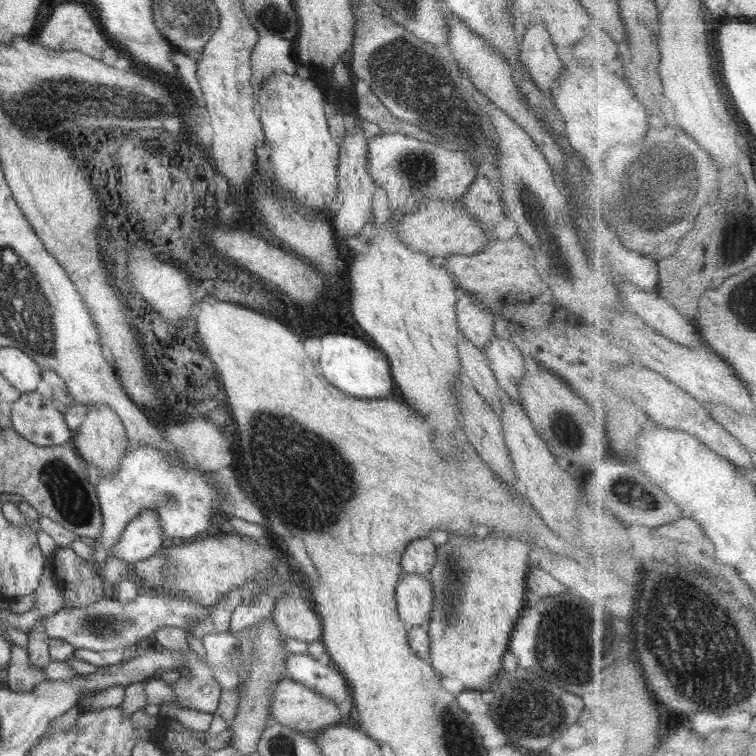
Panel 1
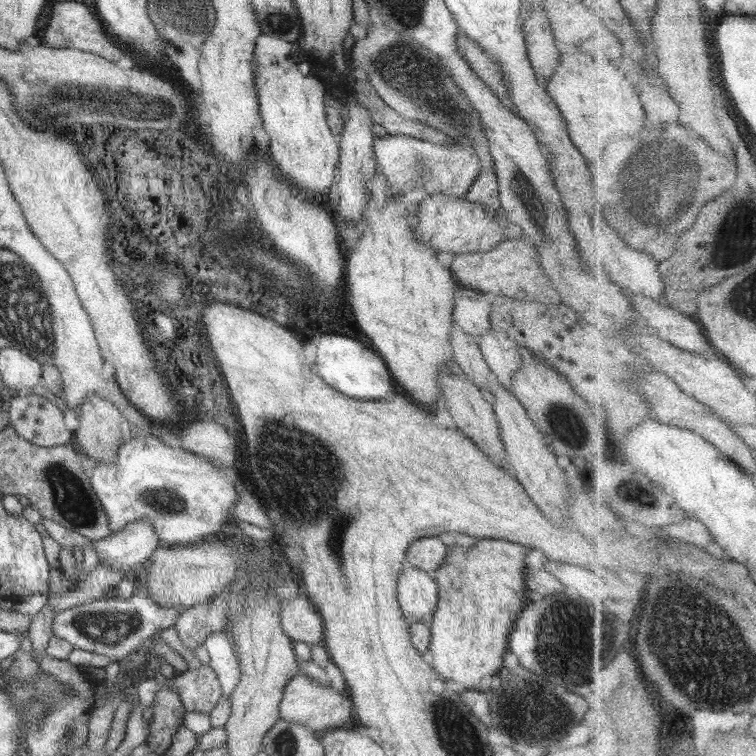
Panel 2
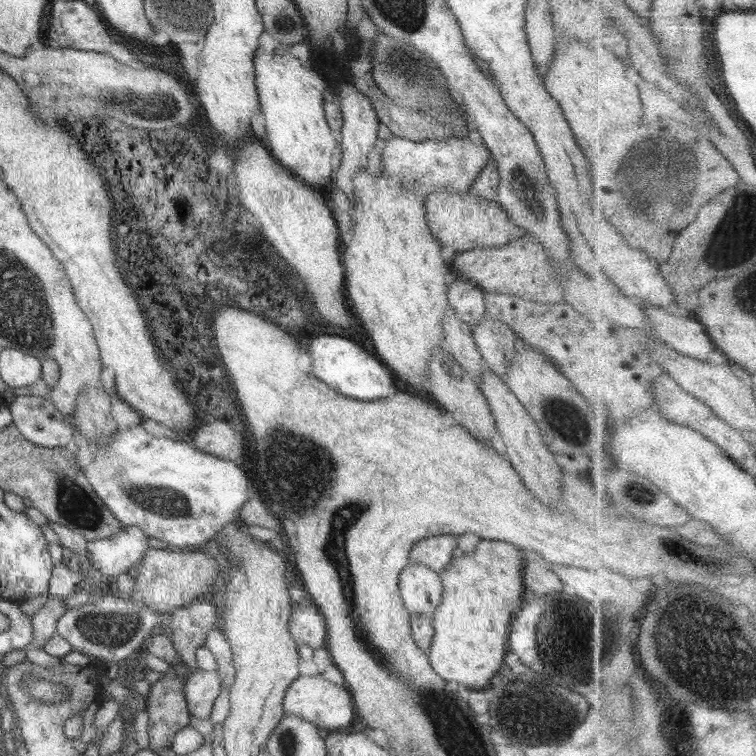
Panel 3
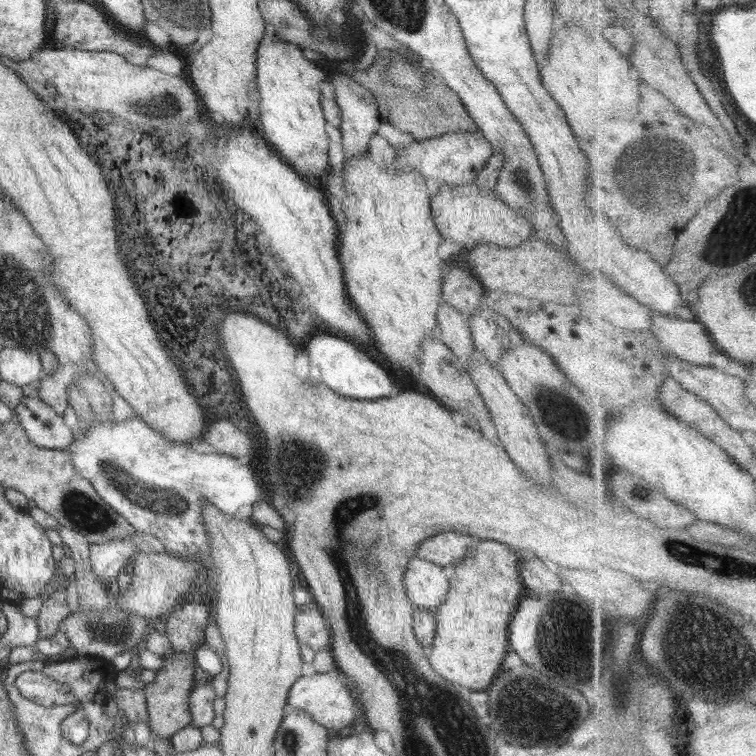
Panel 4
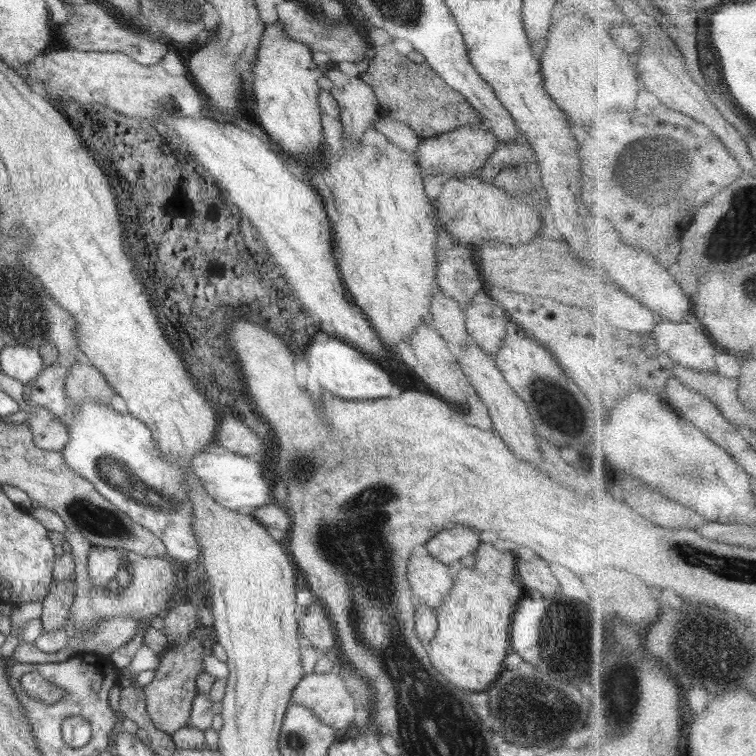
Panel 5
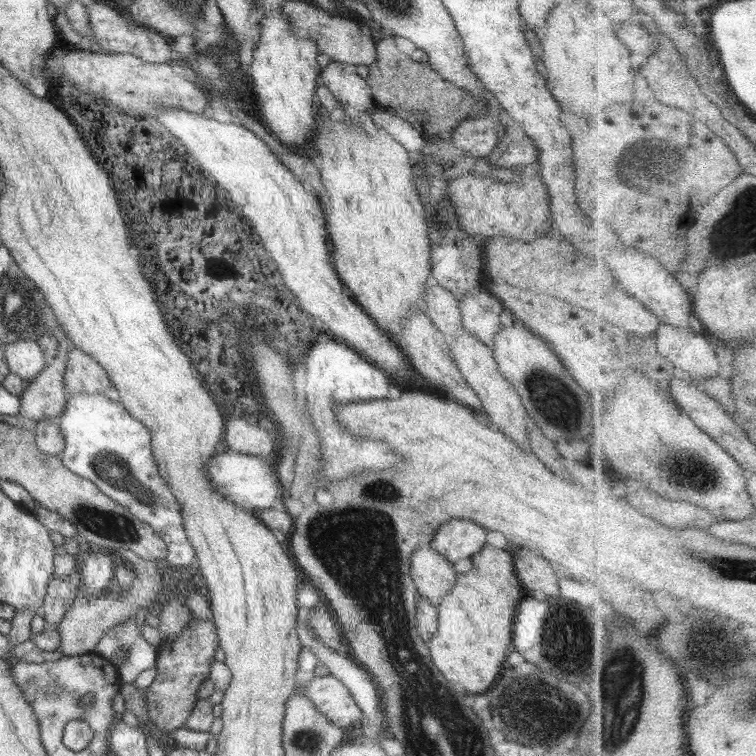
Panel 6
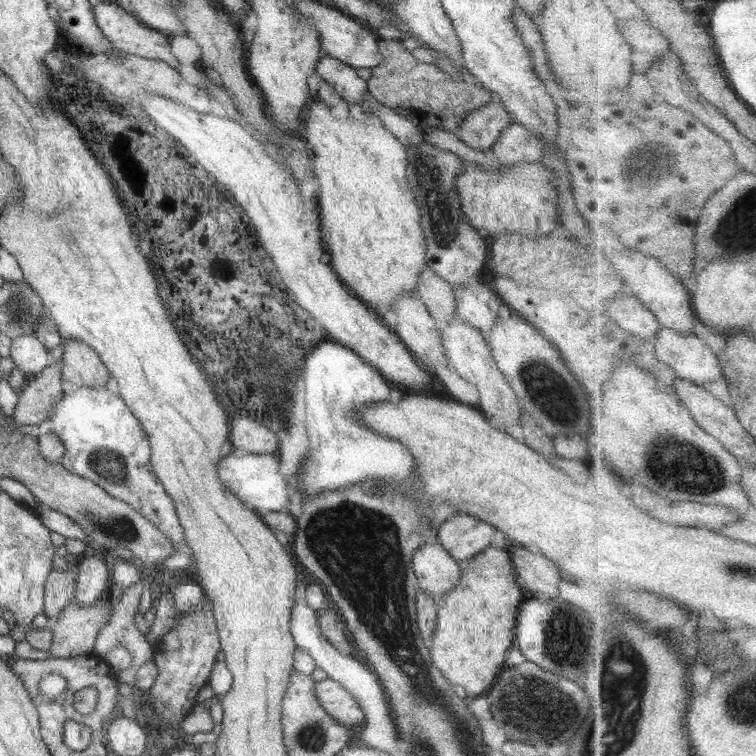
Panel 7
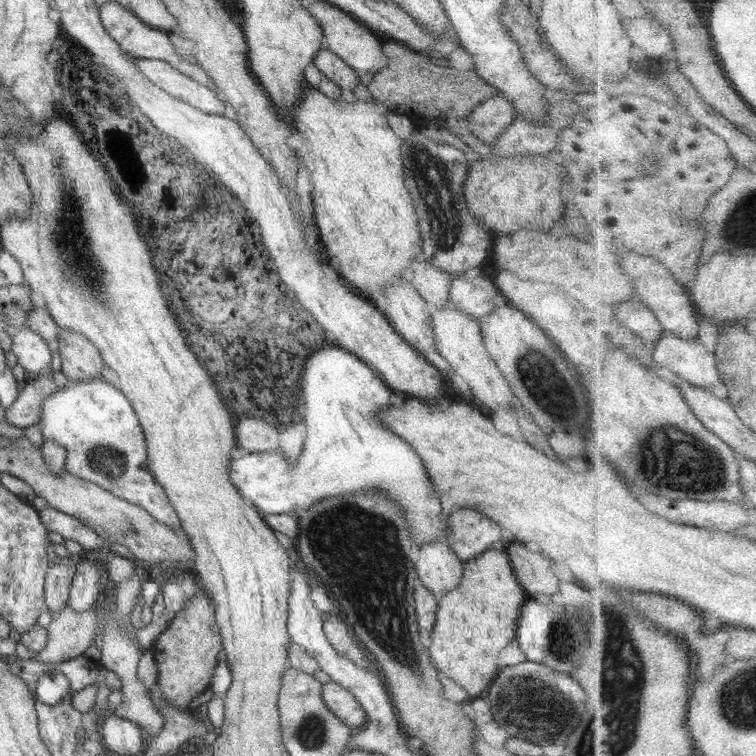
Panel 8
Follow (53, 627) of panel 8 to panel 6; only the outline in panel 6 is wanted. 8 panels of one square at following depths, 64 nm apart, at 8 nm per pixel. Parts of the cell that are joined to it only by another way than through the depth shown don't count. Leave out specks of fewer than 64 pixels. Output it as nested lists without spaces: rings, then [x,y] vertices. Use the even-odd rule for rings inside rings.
[[[121,549],[130,562],[127,562],[136,571],[136,578],[132,582],[132,586],[125,590],[125,593],[118,597],[108,593],[101,593],[95,598],[86,598],[86,588],[84,584],[80,584],[78,594],[72,602],[68,611],[64,613],[62,621],[58,624],[56,630],[60,634],[60,647],[58,651],[63,656],[78,656],[86,653],[92,653],[96,646],[100,645],[100,640],[106,634],[107,629],[115,626],[118,622],[135,617],[141,607],[146,607],[148,613],[154,610],[154,604],[159,606],[163,604],[165,591],[162,588],[162,570],[161,566],[164,561],[150,561],[140,558],[135,552]]]

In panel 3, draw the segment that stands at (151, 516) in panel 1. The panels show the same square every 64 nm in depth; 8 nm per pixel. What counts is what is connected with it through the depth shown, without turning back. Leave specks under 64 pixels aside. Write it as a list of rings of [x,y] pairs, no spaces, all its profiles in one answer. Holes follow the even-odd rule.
[[[125,526],[110,538],[88,541],[92,565],[106,576],[132,573],[148,551],[150,536],[138,526]]]

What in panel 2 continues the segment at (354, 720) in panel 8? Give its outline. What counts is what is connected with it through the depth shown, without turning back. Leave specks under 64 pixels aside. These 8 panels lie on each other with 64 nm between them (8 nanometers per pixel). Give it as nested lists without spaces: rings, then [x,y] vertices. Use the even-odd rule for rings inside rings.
[[[304,674],[293,675],[290,682],[286,682],[286,688],[282,690],[282,700],[278,702],[280,719],[304,725],[317,733],[328,729],[340,728],[350,721],[351,704],[346,689],[338,690],[335,686],[324,687],[312,681]]]

